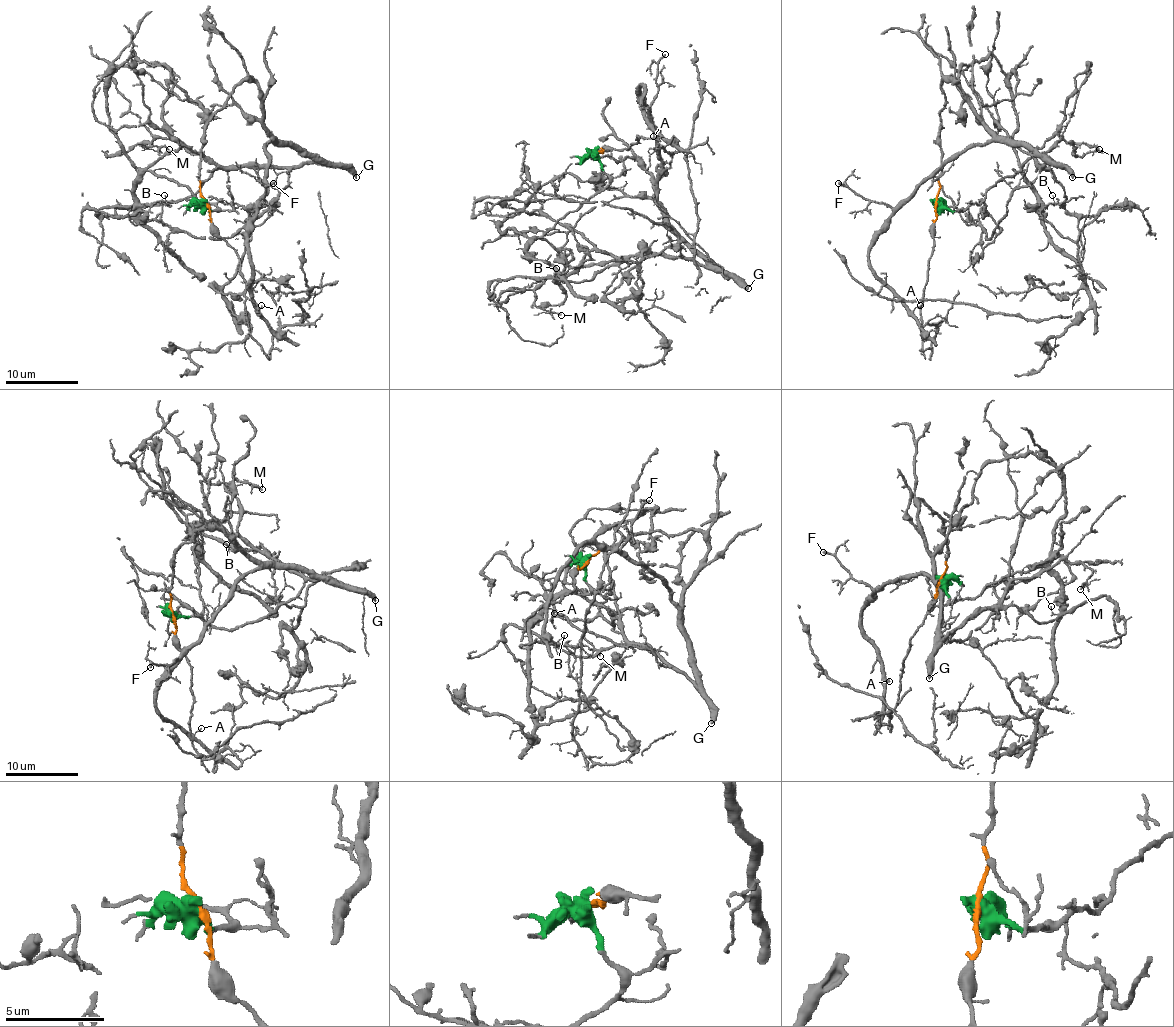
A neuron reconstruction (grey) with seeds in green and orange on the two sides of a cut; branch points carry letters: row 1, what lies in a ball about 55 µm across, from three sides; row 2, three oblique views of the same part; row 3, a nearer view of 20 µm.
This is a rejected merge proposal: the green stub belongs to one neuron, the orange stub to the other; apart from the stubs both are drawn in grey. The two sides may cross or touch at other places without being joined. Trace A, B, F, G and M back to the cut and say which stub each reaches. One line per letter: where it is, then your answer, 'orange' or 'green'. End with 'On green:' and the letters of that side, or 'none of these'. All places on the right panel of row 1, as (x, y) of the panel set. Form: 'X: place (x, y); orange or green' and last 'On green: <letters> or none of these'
A: place (920, 305); orange
B: place (1052, 195); orange
F: place (838, 183); orange
G: place (1072, 177); orange
M: place (1099, 149); orange
On green: none of these

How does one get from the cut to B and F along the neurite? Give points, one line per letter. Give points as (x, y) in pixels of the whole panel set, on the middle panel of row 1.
B: (596, 151), (630, 157), (650, 175), (666, 222), (706, 264), (619, 257), (574, 282), (556, 268)
F: (596, 151), (592, 157), (637, 161), (663, 208), (650, 102), (665, 53)

